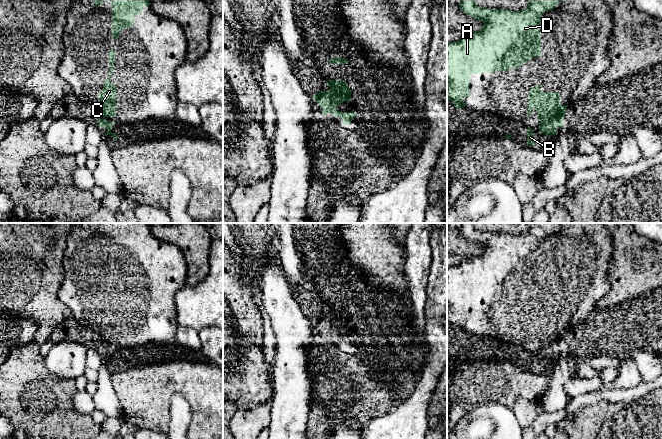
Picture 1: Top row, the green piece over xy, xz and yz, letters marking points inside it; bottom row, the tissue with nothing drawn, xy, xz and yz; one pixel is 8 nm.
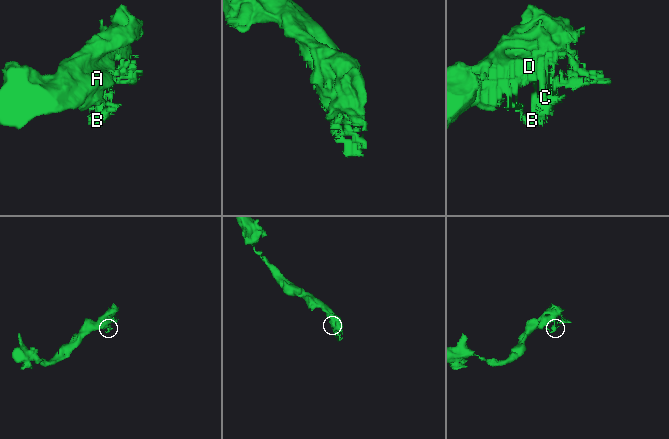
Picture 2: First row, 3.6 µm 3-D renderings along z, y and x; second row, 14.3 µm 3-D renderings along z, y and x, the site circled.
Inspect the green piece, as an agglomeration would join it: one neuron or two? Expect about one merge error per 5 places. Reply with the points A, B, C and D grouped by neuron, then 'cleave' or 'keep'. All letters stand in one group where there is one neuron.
groups A B C D; keep

